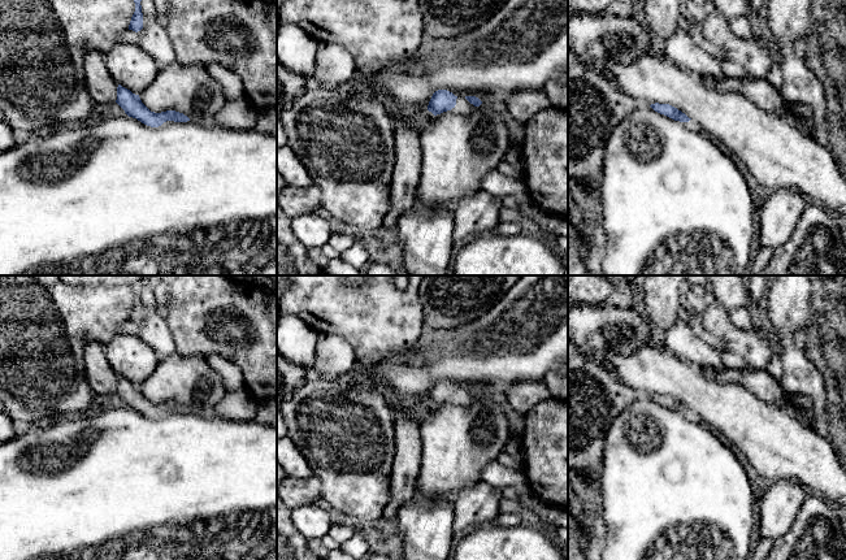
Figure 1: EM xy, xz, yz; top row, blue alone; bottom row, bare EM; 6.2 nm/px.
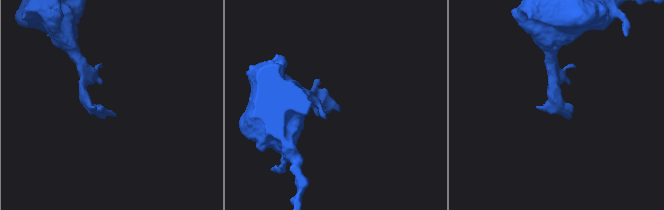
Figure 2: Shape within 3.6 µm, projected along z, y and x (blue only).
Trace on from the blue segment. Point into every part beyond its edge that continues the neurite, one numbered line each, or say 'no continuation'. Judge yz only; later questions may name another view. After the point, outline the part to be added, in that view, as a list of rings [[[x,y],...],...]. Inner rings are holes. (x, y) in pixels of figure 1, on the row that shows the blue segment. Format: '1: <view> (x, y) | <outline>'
1: yz (692, 125) | [[[690,120],[689,122],[681,122],[690,131],[700,131],[700,126],[695,120]]]

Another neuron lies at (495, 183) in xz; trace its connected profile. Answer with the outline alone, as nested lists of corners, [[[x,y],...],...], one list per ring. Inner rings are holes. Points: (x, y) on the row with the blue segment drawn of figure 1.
[[[498,169],[491,170],[483,177],[481,182],[481,187],[485,192],[499,199],[511,196],[519,204],[532,203],[532,199],[524,179],[517,179],[517,178],[504,175]]]

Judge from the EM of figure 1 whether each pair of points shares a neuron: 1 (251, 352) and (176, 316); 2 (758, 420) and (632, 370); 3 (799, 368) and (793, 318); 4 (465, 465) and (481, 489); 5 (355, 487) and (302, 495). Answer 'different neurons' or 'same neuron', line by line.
1: same neuron
2: same neuron
3: same neuron
4: different neurons
5: different neurons

